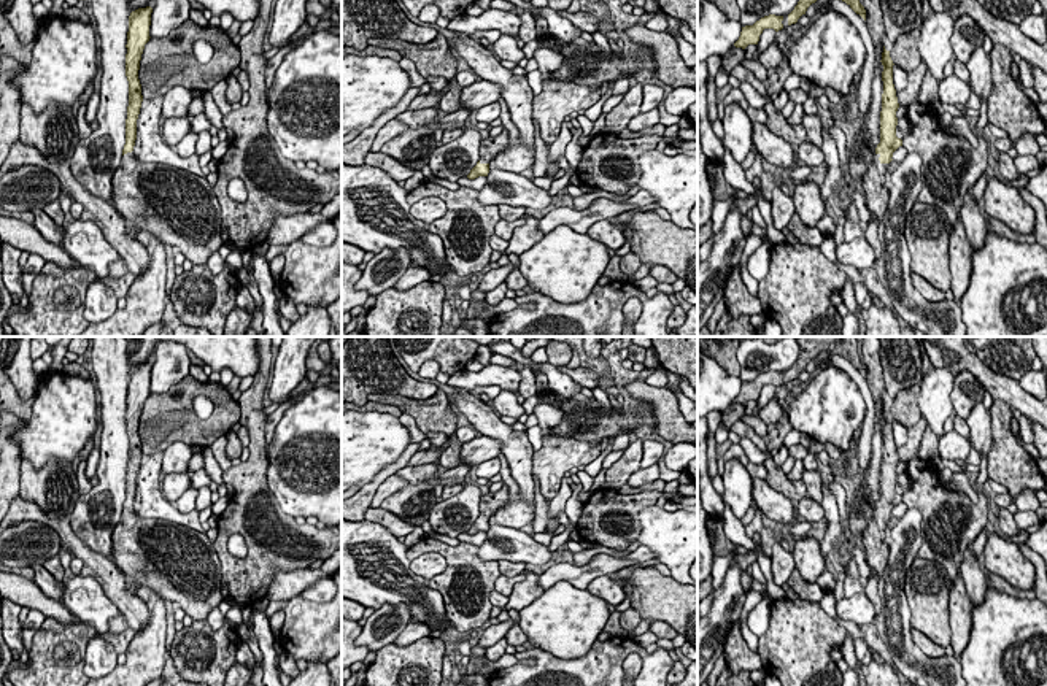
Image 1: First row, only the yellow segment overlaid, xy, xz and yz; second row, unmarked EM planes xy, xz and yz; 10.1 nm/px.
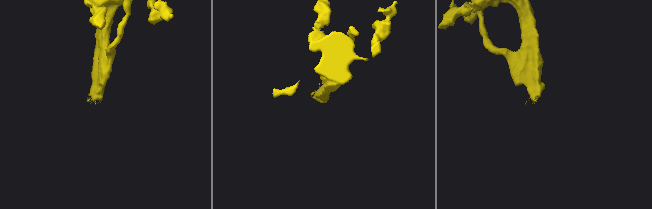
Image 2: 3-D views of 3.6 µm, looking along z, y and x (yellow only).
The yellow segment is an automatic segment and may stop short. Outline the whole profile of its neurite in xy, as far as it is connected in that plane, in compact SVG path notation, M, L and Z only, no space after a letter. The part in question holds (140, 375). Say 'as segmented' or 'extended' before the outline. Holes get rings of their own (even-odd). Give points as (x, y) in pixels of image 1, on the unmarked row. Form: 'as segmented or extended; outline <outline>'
extended; outline M153 364L129 372L126 432L129 462L122 516L113 530L111 561L126 578L135 578L164 600L178 602L192 621L205 621L224 600L221 562L213 541L203 532L162 519L143 519L133 511L137 475L143 451L140 416L149 397Z

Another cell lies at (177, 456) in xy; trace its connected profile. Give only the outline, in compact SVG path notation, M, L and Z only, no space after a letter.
M175 441L164 451L162 473L189 473L187 464L194 454L194 446Z

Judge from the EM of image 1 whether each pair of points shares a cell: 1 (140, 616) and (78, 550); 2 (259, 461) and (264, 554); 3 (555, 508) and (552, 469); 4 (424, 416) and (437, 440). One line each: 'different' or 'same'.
1: same
2: same
3: different
4: different

